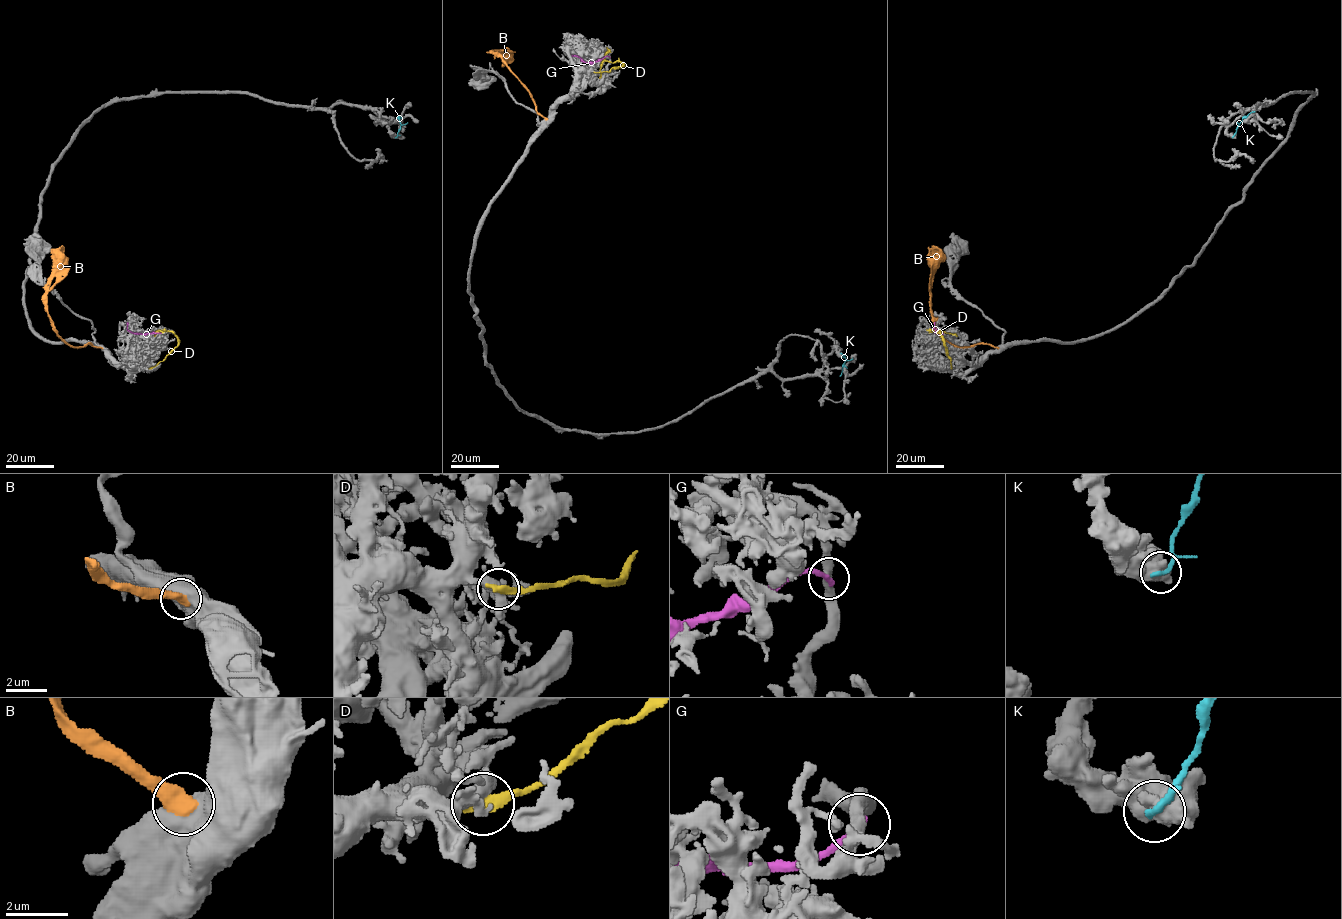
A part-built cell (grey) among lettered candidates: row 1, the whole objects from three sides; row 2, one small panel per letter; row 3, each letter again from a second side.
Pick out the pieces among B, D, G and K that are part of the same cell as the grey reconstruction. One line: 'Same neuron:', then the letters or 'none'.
Same neuron: none

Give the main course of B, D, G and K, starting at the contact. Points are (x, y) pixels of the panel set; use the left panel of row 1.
B: (101, 348), (89, 343), (71, 346), (54, 329), (48, 311), (46, 286), (55, 268), (56, 253), (64, 247)
D: (150, 368), (178, 344), (178, 337), (172, 332), (159, 331), (154, 336)
G: (164, 329), (135, 334), (127, 329), (128, 322)
K: (396, 137), (401, 124), (395, 111)

